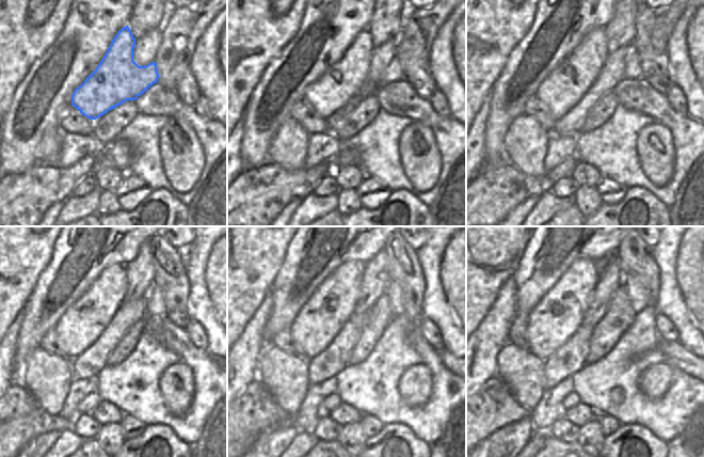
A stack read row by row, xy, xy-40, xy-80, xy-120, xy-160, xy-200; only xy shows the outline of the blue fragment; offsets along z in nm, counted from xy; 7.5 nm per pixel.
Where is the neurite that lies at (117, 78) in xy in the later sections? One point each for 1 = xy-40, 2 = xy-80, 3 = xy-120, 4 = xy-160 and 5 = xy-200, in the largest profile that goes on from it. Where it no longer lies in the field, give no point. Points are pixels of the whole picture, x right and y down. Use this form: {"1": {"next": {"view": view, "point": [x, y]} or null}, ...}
{"1": {"next": {"view": "xy-40", "point": [332, 91]}}, "2": {"next": {"view": "xy-80", "point": [565, 85]}}, "3": {"next": {"view": "xy-120", "point": [83, 321]}}, "4": {"next": {"view": "xy-160", "point": [321, 318]}}, "5": {"next": {"view": "xy-200", "point": [555, 319]}}}

